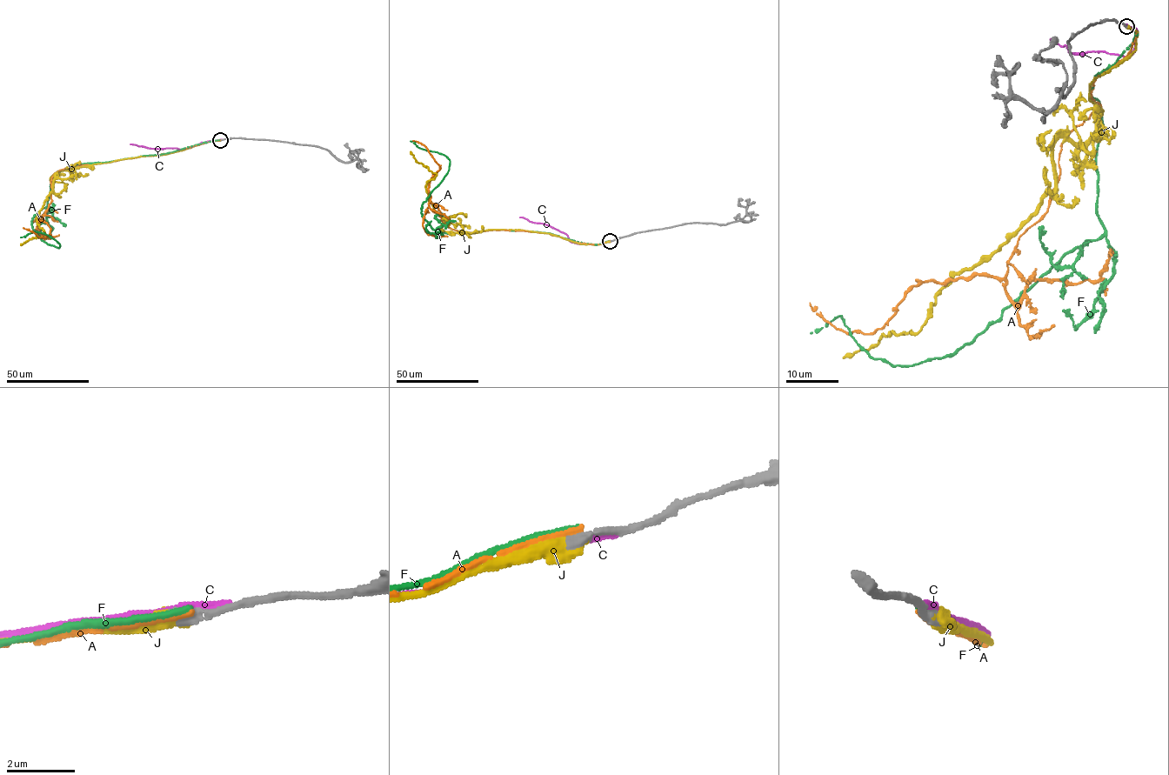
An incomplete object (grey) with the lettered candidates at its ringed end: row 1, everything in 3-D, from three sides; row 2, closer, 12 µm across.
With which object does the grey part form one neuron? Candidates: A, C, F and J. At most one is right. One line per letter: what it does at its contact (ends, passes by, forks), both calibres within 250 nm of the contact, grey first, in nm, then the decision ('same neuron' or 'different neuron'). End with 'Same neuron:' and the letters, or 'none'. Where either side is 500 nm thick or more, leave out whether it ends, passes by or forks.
A: it ends | 360/170 nm | different neuron
C: it ends | 400/280 nm | different neuron
F: it ends | 360/190 nm | different neuron
J: 360/550 nm | same neuron
Same neuron: J

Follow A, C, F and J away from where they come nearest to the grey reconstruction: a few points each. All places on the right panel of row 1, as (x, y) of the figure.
A: (1125, 25), (1003, 277), (920, 282), (871, 334), (809, 303)
C: (1125, 24), (1137, 30), (1134, 50), (1129, 56), (1103, 51), (1071, 53), (1065, 45), (1050, 38)
F: (1125, 25), (1129, 48), (1089, 93), (1103, 124), (1105, 232), (951, 355), (890, 365), (839, 316), (811, 334)
J: (1126, 25), (1136, 48), (1090, 85), (1098, 129), (1055, 143), (1055, 189), (959, 271), (916, 332), (843, 358)

